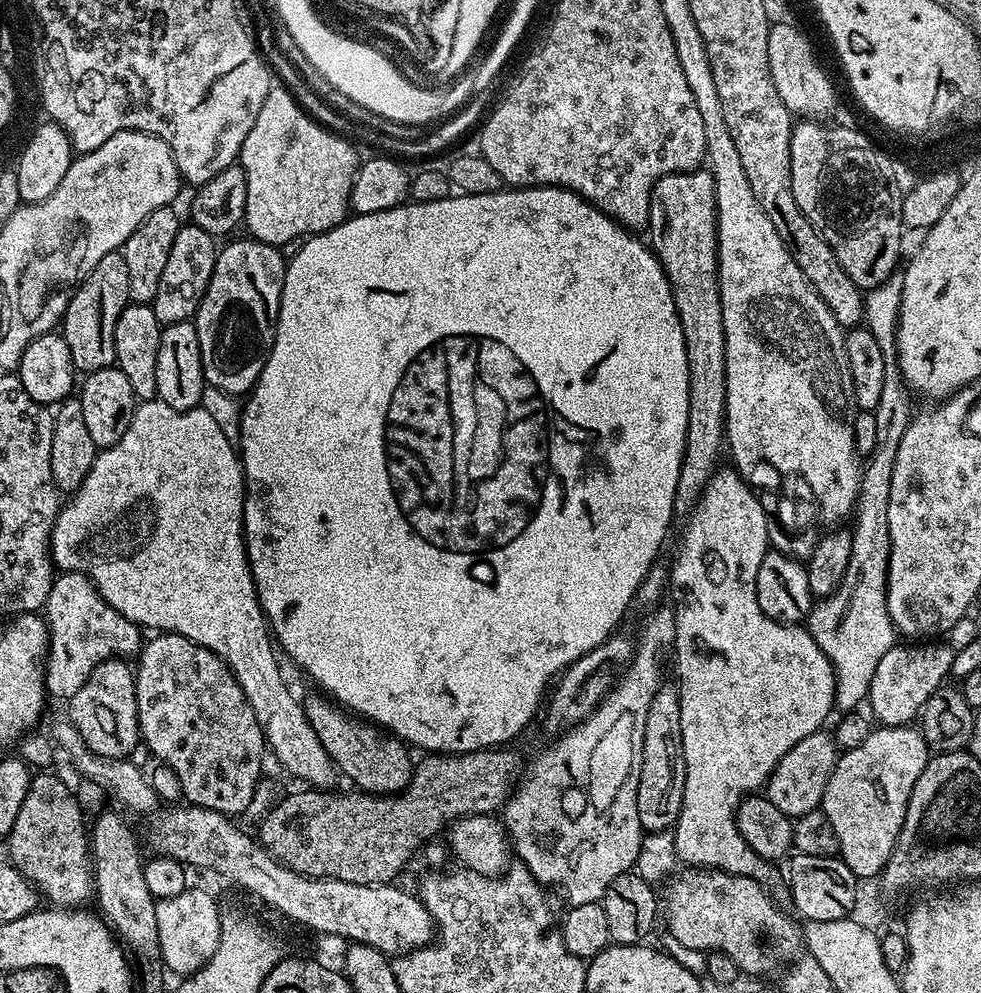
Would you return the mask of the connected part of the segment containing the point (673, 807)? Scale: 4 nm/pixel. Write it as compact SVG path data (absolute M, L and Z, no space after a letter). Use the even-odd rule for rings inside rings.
M668 682L661 683L660 688L654 694L654 702L650 702L650 710L646 710L646 734L642 742L642 770L638 778L638 822L641 829L645 833L666 831L668 829L675 829L676 819L680 816L682 810L682 802L684 801L684 787L686 786L686 762L682 754L682 710L680 709L680 690L675 683L668 684Z

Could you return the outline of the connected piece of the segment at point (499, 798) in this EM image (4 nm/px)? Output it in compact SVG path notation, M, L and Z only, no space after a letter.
M485 748L483 752L458 752L455 754L428 754L423 758L424 761L417 763L412 769L412 780L403 792L397 792L394 796L378 796L371 792L361 792L351 790L352 792L332 792L333 790L304 790L308 792L296 792L293 796L277 799L273 808L266 818L258 825L258 839L264 849L280 861L287 868L292 868L298 874L303 876L313 876L314 878L334 878L342 882L354 882L355 884L391 884L397 878L396 875L407 866L412 860L412 855L419 853L424 845L433 838L445 831L458 819L466 819L467 816L484 815L492 816L499 813L508 802L508 797L512 795L522 773L525 771L525 761L520 761L517 754L508 752L512 750L497 750L495 748Z

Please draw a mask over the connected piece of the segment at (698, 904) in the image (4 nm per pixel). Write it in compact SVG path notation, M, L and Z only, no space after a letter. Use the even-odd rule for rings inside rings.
M688 868L677 871L667 881L667 886L668 889L662 892L662 916L663 919L664 916L668 919L666 932L684 946L705 954L719 950L737 964L745 977L768 976L776 971L779 973L801 955L800 943L804 936L795 924L797 921L791 915L788 917L772 901L772 896L768 893L771 891L753 876L735 876L729 872L717 872L714 868Z

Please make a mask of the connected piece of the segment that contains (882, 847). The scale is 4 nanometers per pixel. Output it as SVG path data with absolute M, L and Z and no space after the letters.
M916 726L873 727L869 731L866 742L862 742L862 746L847 749L837 759L834 774L830 774L830 782L826 782L822 811L826 814L830 826L834 826L834 834L838 834L839 859L843 860L846 866L850 866L850 870L857 878L879 877L883 873L890 854L896 849L896 839L906 818L914 782L918 782L929 759L930 747L924 740L921 729Z

